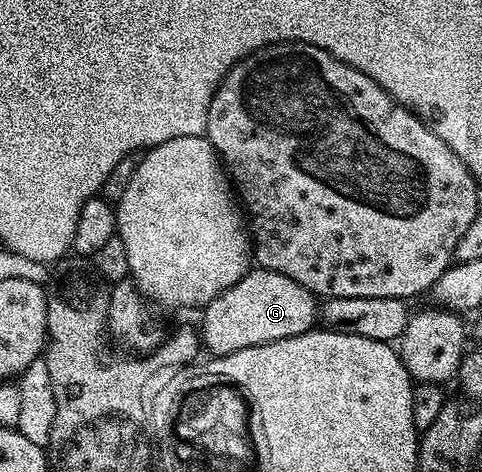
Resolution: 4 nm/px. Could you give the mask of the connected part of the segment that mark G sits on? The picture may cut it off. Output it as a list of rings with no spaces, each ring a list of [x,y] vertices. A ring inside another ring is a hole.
[[[257,266],[249,270],[230,289],[214,297],[203,308],[204,327],[202,343],[212,350],[213,356],[238,353],[238,349],[250,349],[254,345],[266,345],[282,341],[286,337],[301,335],[313,330],[318,319],[318,299],[298,281],[290,281],[282,273],[267,271]],[[317,303],[317,307],[316,307]]]

